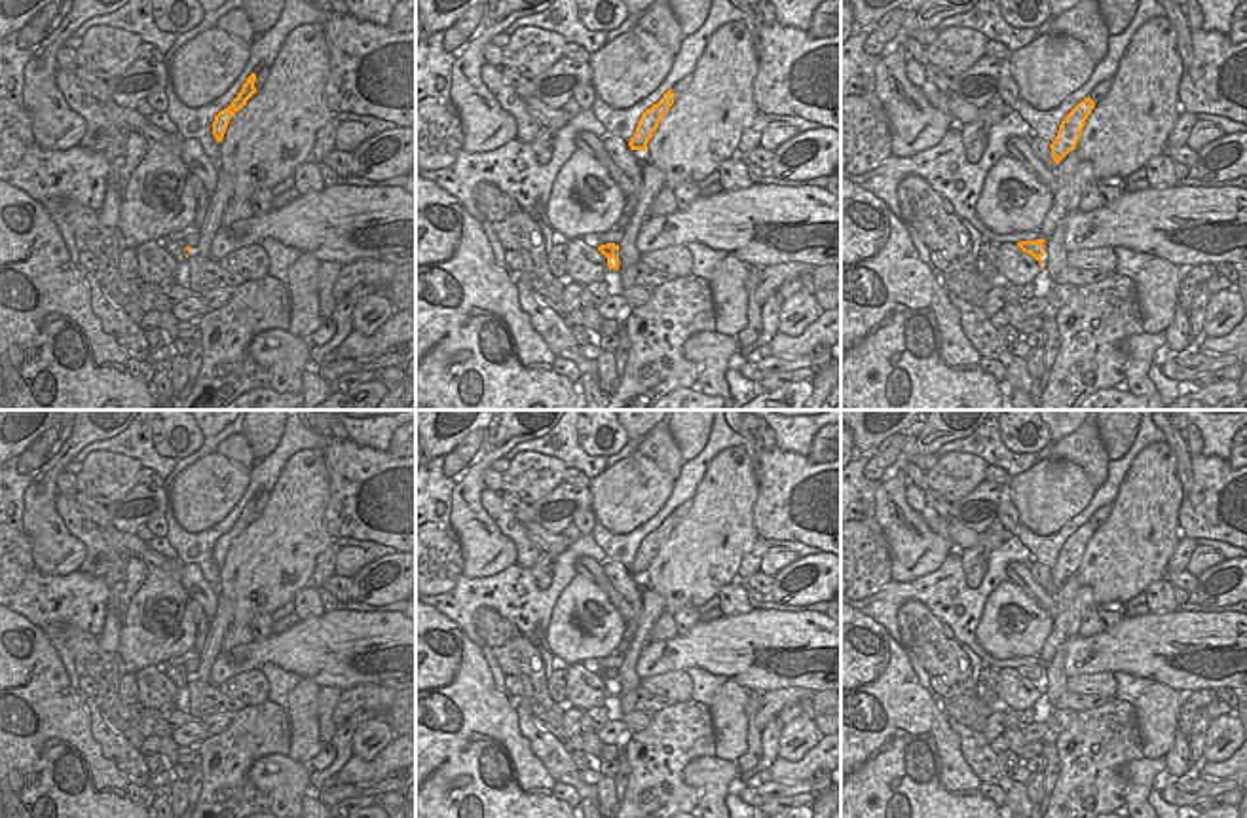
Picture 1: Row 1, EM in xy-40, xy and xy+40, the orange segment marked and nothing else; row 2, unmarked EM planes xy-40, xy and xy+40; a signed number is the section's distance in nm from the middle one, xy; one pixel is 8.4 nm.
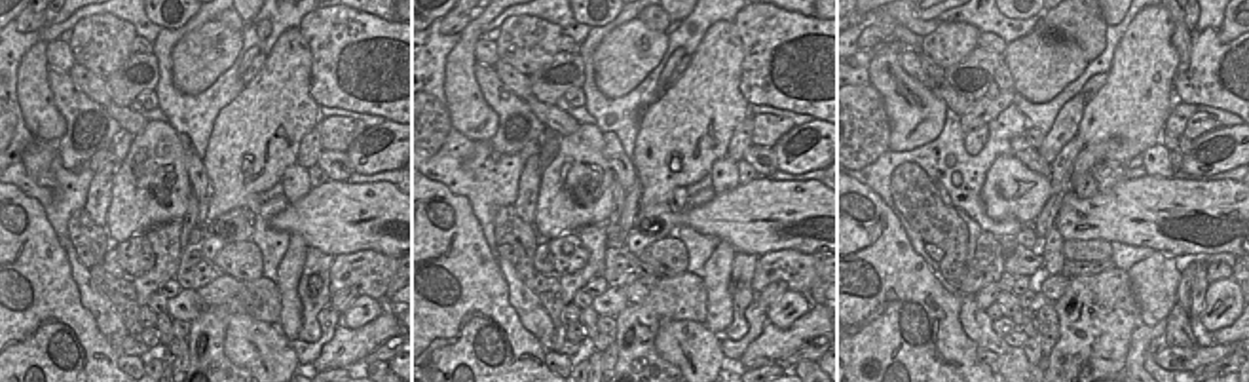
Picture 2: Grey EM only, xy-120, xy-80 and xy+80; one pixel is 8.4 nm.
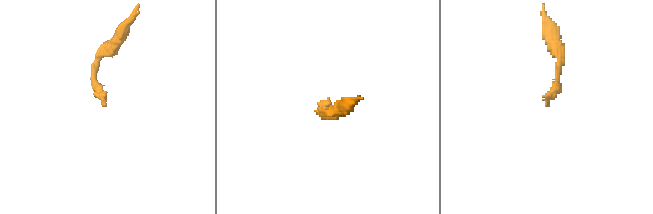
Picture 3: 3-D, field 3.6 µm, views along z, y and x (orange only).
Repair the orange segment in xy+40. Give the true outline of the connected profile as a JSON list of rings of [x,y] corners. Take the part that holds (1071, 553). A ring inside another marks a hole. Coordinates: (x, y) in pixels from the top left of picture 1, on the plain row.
[[[1086,522],[1061,547],[1055,566],[1050,569],[1055,590],[1076,573],[1088,541],[1095,528]]]

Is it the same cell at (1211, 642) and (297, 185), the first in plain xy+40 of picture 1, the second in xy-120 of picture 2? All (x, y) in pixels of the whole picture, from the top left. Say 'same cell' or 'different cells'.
different cells

